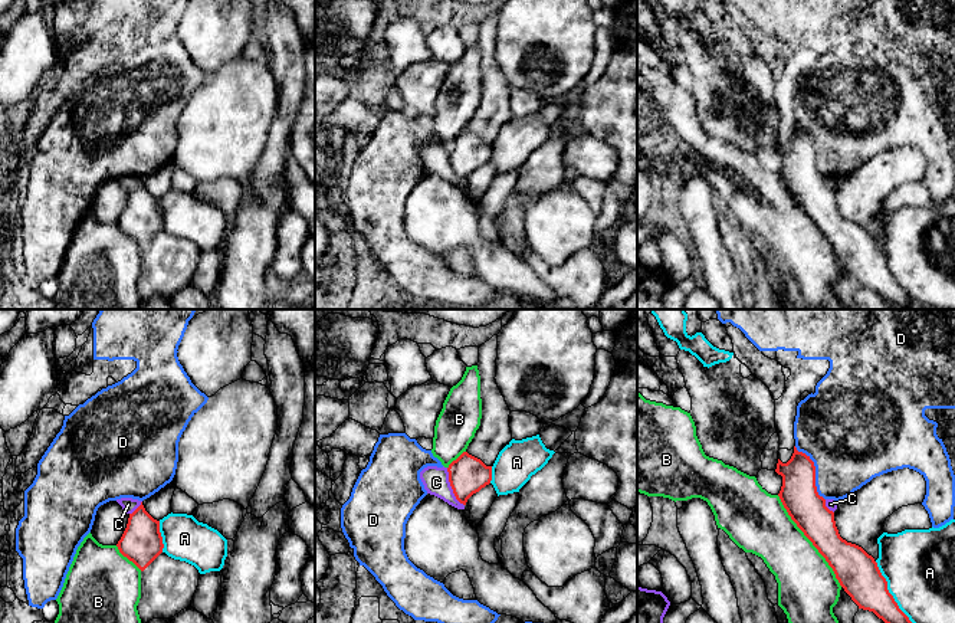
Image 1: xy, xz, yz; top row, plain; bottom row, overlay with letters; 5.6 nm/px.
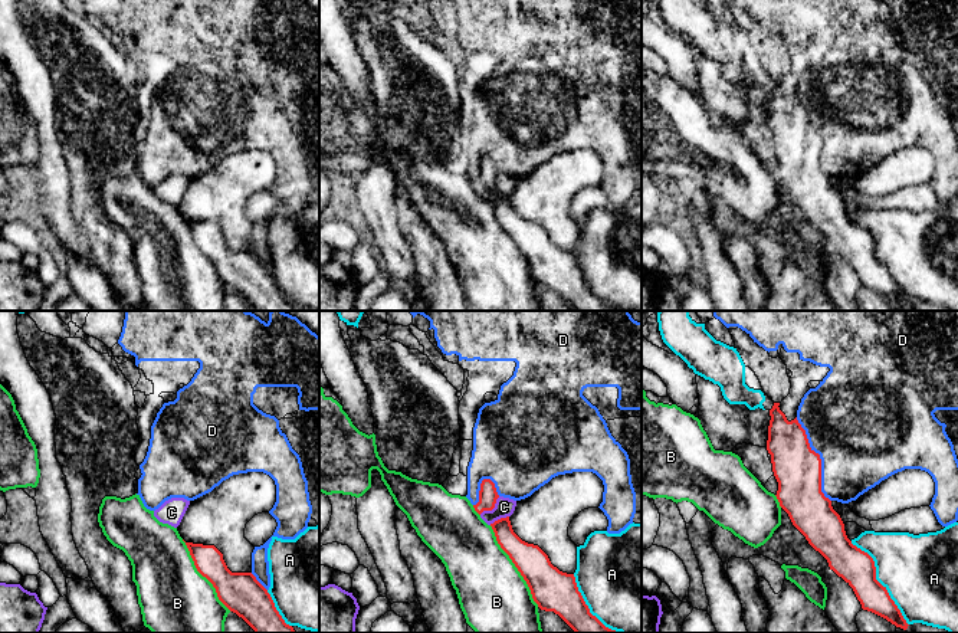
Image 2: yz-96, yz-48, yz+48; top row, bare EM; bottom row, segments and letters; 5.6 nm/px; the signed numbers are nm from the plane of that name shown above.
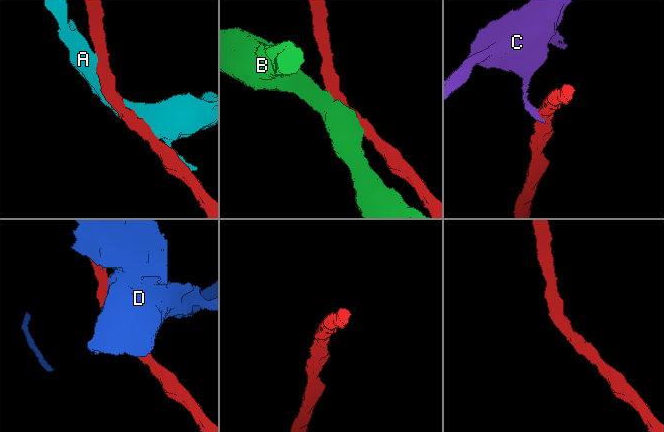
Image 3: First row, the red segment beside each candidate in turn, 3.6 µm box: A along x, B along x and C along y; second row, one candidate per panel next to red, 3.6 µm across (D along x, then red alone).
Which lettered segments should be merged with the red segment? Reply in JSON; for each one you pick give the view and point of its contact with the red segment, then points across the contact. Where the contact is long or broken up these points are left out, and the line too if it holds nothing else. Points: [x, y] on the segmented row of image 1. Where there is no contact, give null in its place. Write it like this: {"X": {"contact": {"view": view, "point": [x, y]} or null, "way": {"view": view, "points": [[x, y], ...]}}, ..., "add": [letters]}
{"add": []}

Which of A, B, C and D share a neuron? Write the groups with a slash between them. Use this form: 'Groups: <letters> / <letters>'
Groups: A / B / C / D

